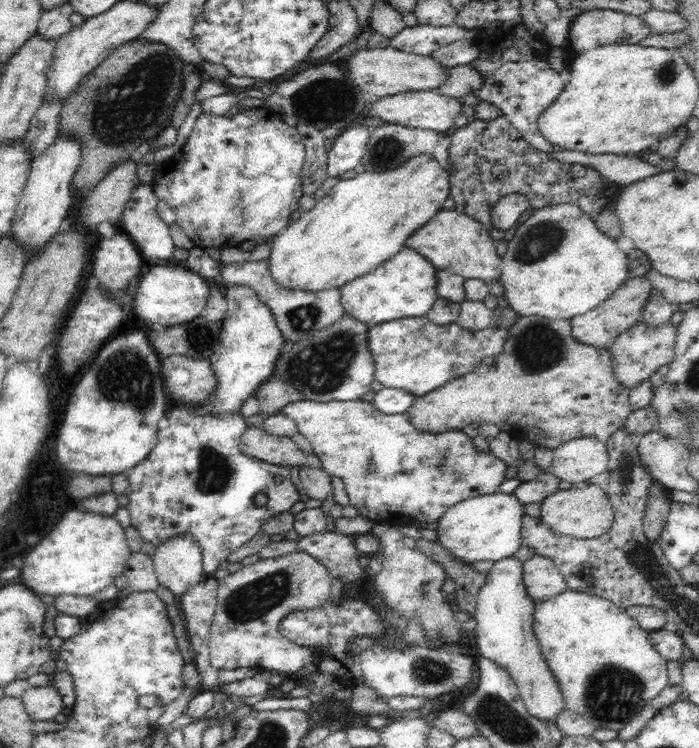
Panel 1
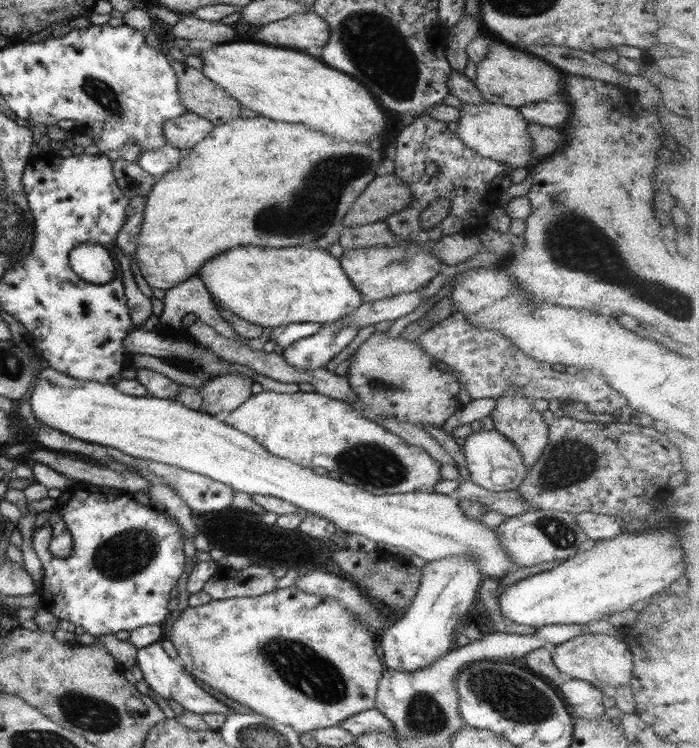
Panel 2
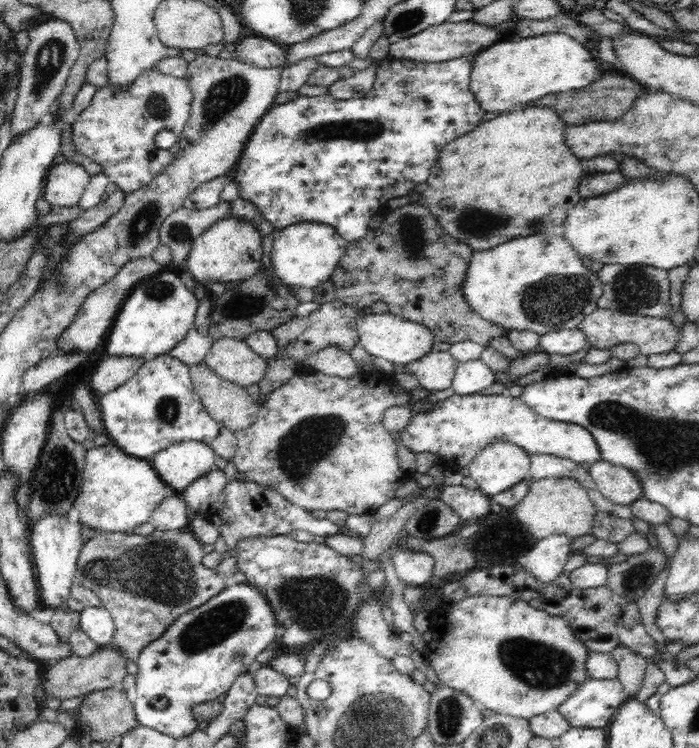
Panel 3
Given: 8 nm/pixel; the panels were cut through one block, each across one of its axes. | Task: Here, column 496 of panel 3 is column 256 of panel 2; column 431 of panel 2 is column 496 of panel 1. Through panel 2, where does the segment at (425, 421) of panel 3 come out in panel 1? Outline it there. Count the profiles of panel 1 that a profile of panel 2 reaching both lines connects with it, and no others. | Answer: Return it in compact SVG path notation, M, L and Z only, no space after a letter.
M300 400L293 402L292 404L286 404L285 408L279 413L288 416L294 420L297 425L298 432L308 439L311 444L313 453L320 459L320 467L324 469L331 476L338 476L344 482L344 486L349 497L349 504L356 506L360 515L364 518L369 518L374 523L386 523L389 525L399 526L404 524L413 524L420 529L424 528L424 524L428 522L438 522L442 518L442 514L452 508L454 504L458 504L467 498L474 498L475 496L487 495L490 493L498 493L500 484L506 480L506 468L509 466L496 457L494 453L482 453L478 451L477 447L474 447L472 440L461 430L450 430L441 433L428 433L421 430L417 430L410 421L410 418L406 413L396 415L386 415L379 412L373 402L367 402L360 400L351 400L348 402L342 402L333 400L330 402L318 402L313 400Z

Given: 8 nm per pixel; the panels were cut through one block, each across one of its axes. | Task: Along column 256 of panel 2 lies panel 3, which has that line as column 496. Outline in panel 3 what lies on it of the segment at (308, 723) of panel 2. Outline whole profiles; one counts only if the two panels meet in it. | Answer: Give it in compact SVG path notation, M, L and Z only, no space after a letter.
M470 596L463 599L444 599L429 614L429 630L434 634L432 640L428 642L422 652L427 658L432 670L436 672L442 686L453 688L458 692L462 692L471 697L472 700L478 702L483 709L494 710L498 714L504 714L516 718L532 718L540 716L544 712L552 712L557 710L575 690L579 684L587 679L586 661L589 650L576 638L573 630L568 623L560 616L550 616L544 610L538 610L530 606L523 600L510 599L509 597L499 596Z

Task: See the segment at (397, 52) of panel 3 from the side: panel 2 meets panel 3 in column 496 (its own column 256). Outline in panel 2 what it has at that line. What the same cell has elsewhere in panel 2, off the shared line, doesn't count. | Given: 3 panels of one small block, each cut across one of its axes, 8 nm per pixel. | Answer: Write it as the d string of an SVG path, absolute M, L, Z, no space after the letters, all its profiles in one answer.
M314 12L298 13L260 27L252 40L304 51L318 59L329 41L329 24Z

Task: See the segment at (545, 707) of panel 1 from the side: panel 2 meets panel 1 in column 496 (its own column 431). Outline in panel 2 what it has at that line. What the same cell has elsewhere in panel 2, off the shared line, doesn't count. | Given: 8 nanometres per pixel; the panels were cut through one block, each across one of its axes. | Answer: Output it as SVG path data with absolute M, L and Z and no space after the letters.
M450 556L429 562L422 569L417 593L404 614L378 635L378 645L383 648L385 668L398 672L414 672L426 668L446 656L456 644L458 620L471 613L483 582L483 572L471 556Z

